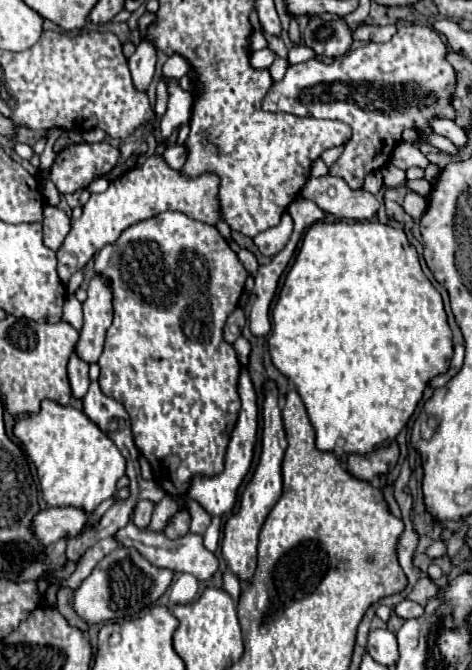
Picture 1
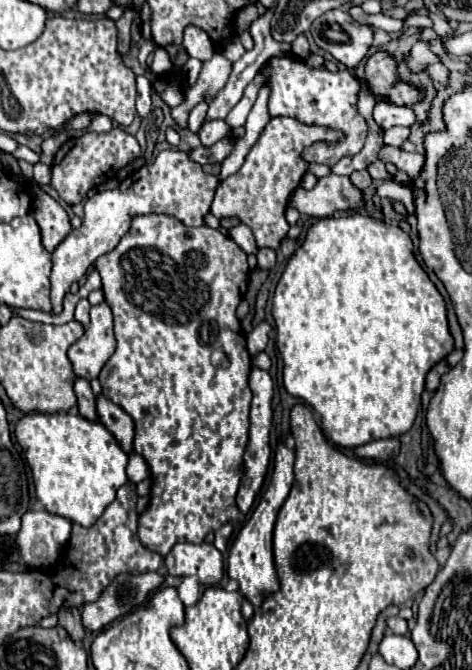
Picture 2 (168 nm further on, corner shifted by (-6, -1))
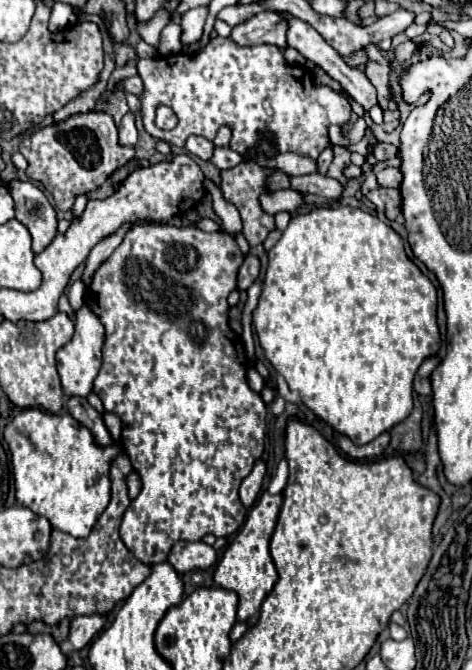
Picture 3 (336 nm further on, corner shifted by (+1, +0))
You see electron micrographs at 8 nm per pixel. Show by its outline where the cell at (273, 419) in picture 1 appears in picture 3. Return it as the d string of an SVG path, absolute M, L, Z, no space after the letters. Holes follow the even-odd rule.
M263 492L259 496L259 500L251 506L245 524L233 536L231 544L227 546L221 562L217 564L217 568L213 572L213 580L217 584L221 584L223 588L233 590L233 592L239 594L237 620L245 622L247 626L257 624L261 604L263 604L265 596L271 592L271 588L275 586L277 578L279 578L277 570L275 570L275 564L271 560L271 554L269 554L269 540L271 540L271 534L273 534L275 524L277 524L279 508L281 508L281 496L273 496L269 492Z

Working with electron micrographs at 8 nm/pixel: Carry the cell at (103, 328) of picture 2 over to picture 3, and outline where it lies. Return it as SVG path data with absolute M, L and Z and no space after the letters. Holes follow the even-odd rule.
M81 306L75 316L75 334L73 338L57 352L57 370L63 384L65 396L87 398L93 390L93 380L101 368L101 344L103 344L103 328L97 316L89 312L89 308Z

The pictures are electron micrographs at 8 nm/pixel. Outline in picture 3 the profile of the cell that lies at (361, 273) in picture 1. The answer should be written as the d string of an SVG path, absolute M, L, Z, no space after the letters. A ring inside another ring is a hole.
M337 206L337 208L313 208L307 214L297 214L289 220L289 226L285 228L281 240L269 250L269 266L265 272L263 282L263 294L259 298L257 308L253 310L253 326L259 338L259 344L271 362L271 366L281 374L289 388L299 394L301 402L317 414L323 422L327 422L335 432L349 436L355 444L367 444L373 438L377 438L381 432L391 430L395 424L405 420L409 412L413 410L413 378L421 362L429 356L433 356L439 346L439 328L435 320L435 308L437 308L437 290L431 284L431 280L407 258L401 236L381 222L377 216L363 212L361 208L351 206Z

